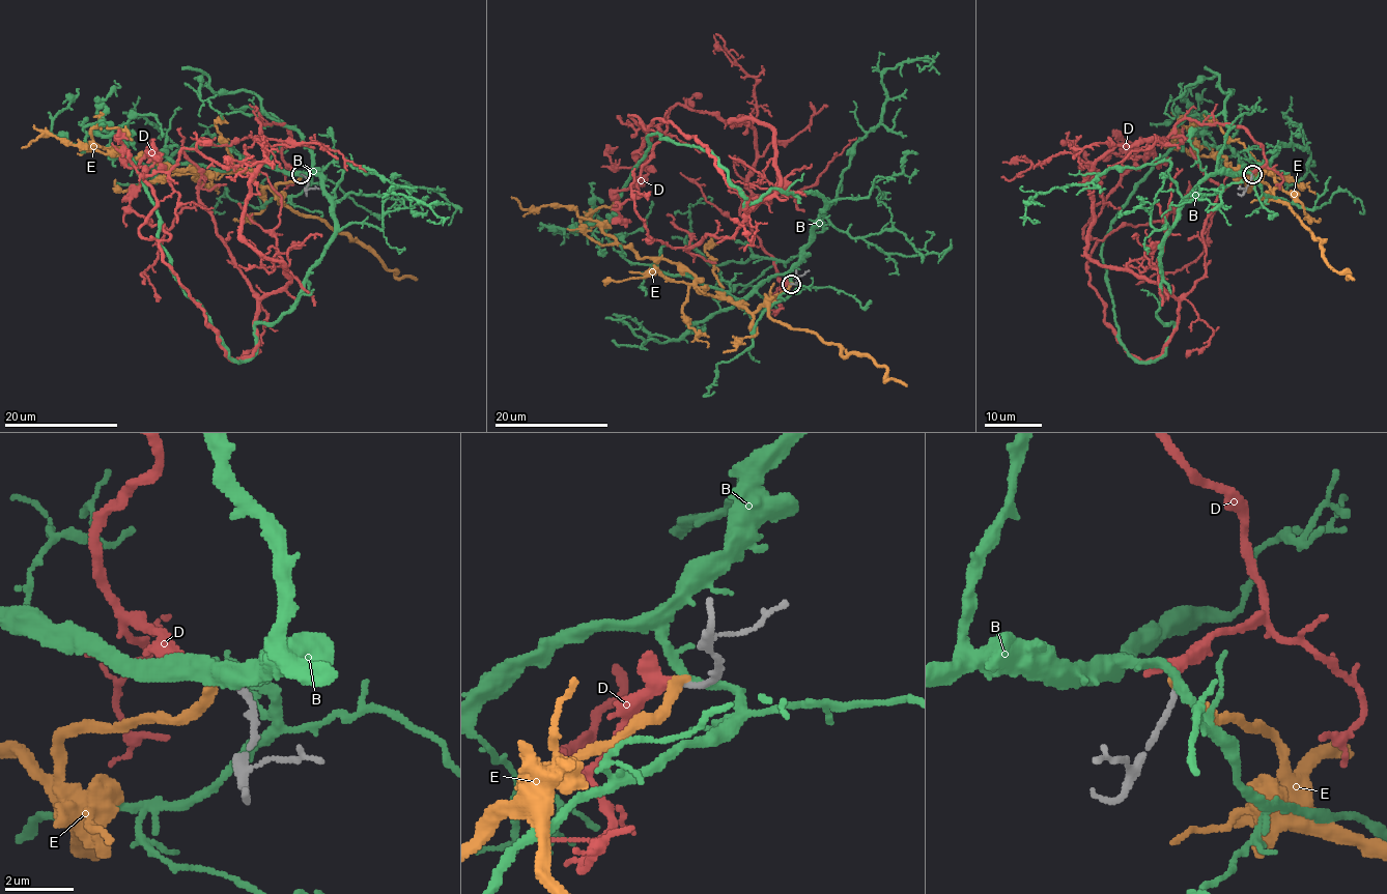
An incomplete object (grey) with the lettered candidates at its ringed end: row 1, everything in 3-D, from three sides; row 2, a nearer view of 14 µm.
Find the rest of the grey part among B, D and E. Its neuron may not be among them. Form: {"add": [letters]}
{"add": []}

